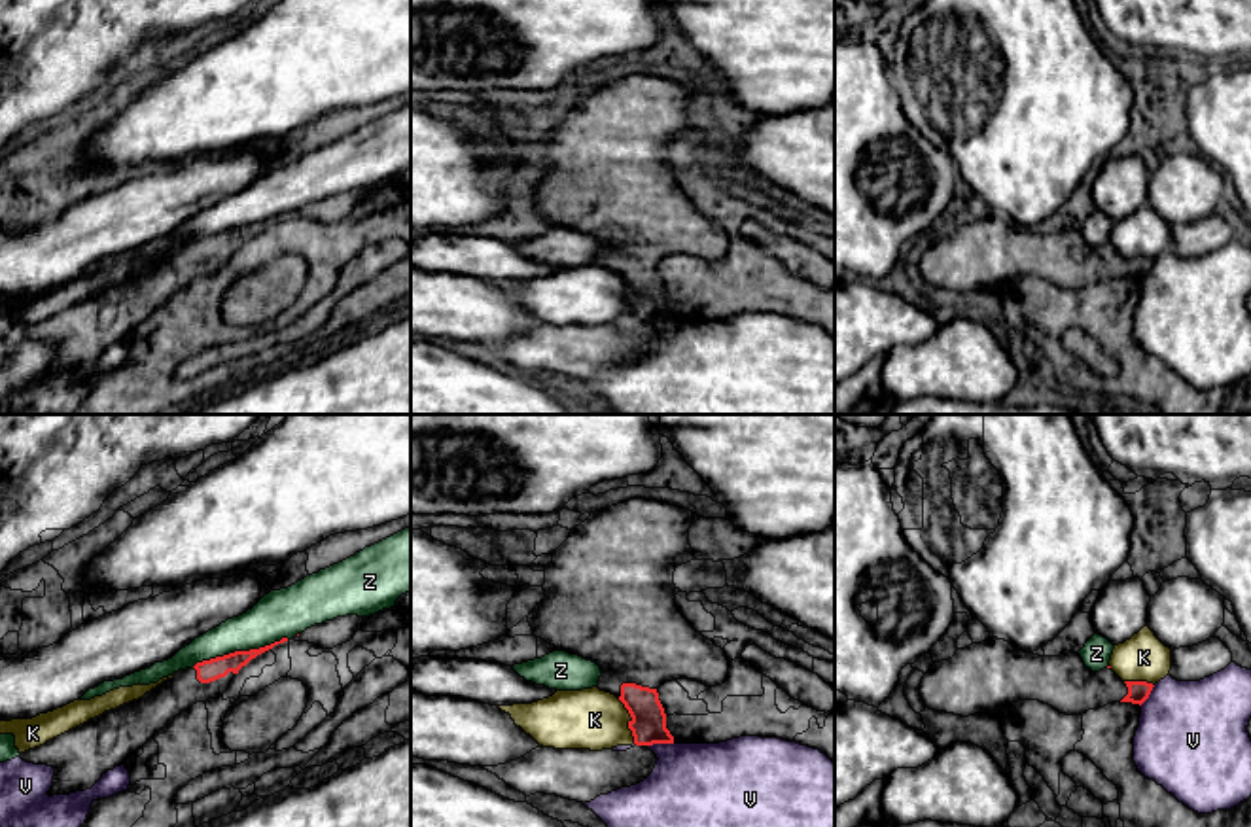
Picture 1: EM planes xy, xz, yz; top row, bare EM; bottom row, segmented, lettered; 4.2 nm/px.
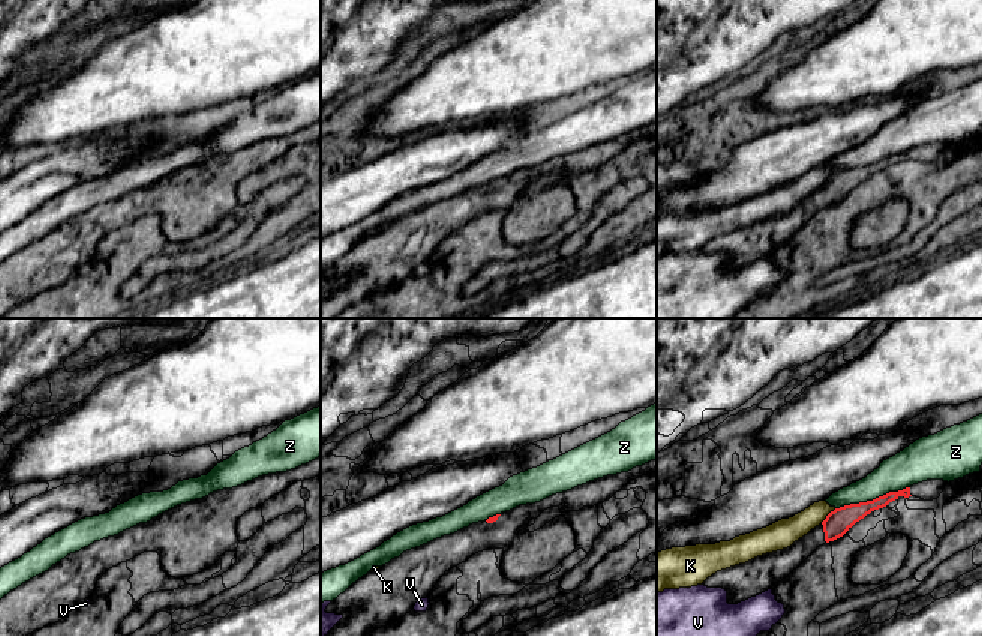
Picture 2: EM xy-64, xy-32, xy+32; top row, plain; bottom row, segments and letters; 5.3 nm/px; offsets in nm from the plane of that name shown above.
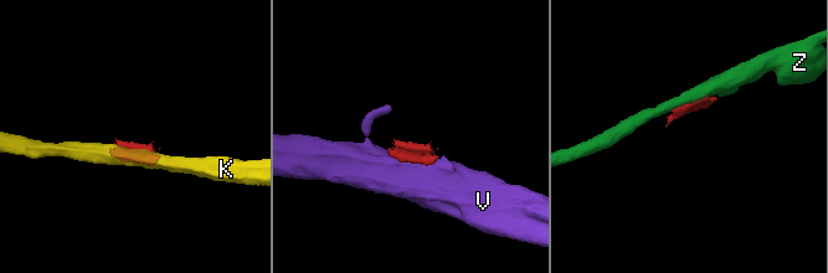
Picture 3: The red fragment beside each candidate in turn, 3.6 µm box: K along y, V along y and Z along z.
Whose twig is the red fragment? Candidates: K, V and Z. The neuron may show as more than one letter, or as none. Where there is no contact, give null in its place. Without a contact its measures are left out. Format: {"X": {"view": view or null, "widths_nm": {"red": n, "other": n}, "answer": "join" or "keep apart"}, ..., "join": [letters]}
{"K": {"view": "xz", "widths_nm": {"red": 150, "other": 260}, "answer": "keep apart"}, "V": {"view": "xz", "widths_nm": {"red": 150, "other": 380}, "answer": "keep apart"}, "Z": {"view": "xy", "widths_nm": {"red": 100, "other": 200}, "answer": "keep apart"}, "join": []}

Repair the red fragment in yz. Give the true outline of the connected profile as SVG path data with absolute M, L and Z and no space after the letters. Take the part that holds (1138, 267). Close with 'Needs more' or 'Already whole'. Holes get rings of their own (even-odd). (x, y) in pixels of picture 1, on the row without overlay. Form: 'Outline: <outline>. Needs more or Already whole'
Outline: M990 214L935 238L920 259L924 282L961 293L997 291L1018 276L1039 276L1066 291L1113 278L1143 280L1153 259L1122 257L1111 244L1092 248L1079 229L1039 233Z. Needs more

